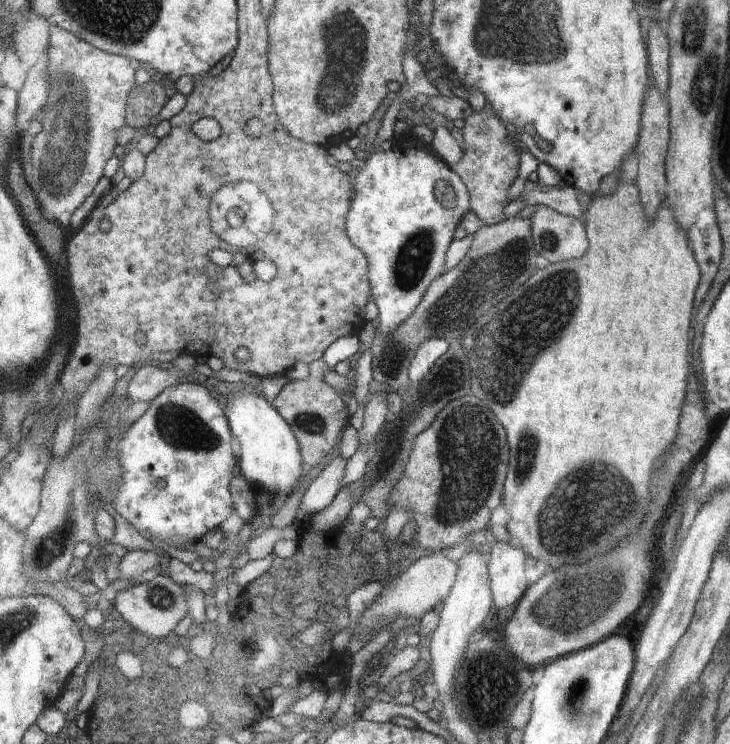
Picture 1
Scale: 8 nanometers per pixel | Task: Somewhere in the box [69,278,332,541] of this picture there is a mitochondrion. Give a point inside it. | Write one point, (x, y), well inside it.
(177, 425)

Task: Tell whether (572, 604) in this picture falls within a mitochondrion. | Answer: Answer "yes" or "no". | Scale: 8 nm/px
yes

